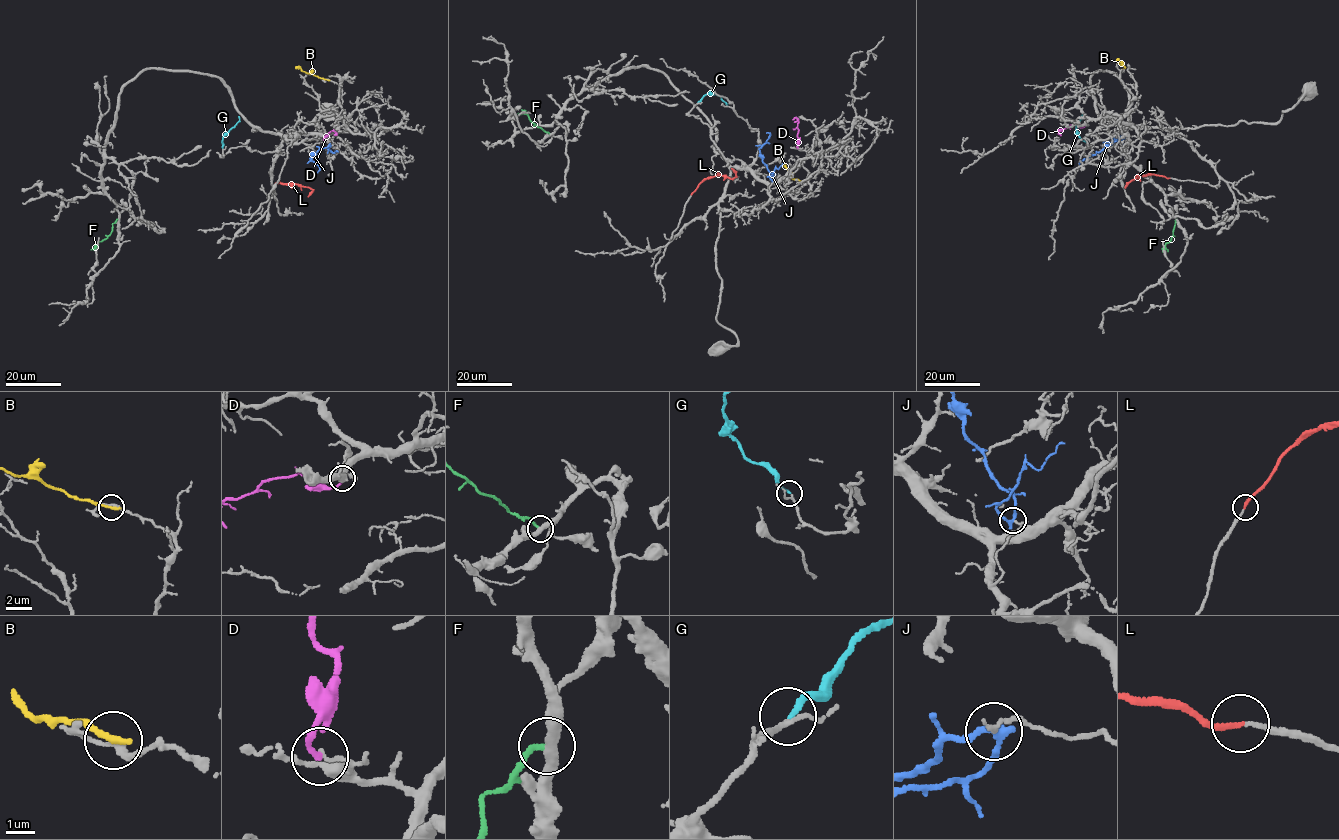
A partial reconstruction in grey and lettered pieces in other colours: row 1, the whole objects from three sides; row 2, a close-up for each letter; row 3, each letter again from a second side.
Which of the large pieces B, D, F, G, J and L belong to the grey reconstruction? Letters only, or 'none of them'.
G, L

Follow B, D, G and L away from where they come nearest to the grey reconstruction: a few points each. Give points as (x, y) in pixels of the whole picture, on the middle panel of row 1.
B: (800, 181), (792, 179), (782, 164)
D: (798, 148), (798, 123), (796, 118), (792, 120)
G: (697, 103), (706, 94), (716, 94), (727, 105)
L: (691, 195), (707, 178), (725, 175), (733, 178), (736, 175), (731, 168)

